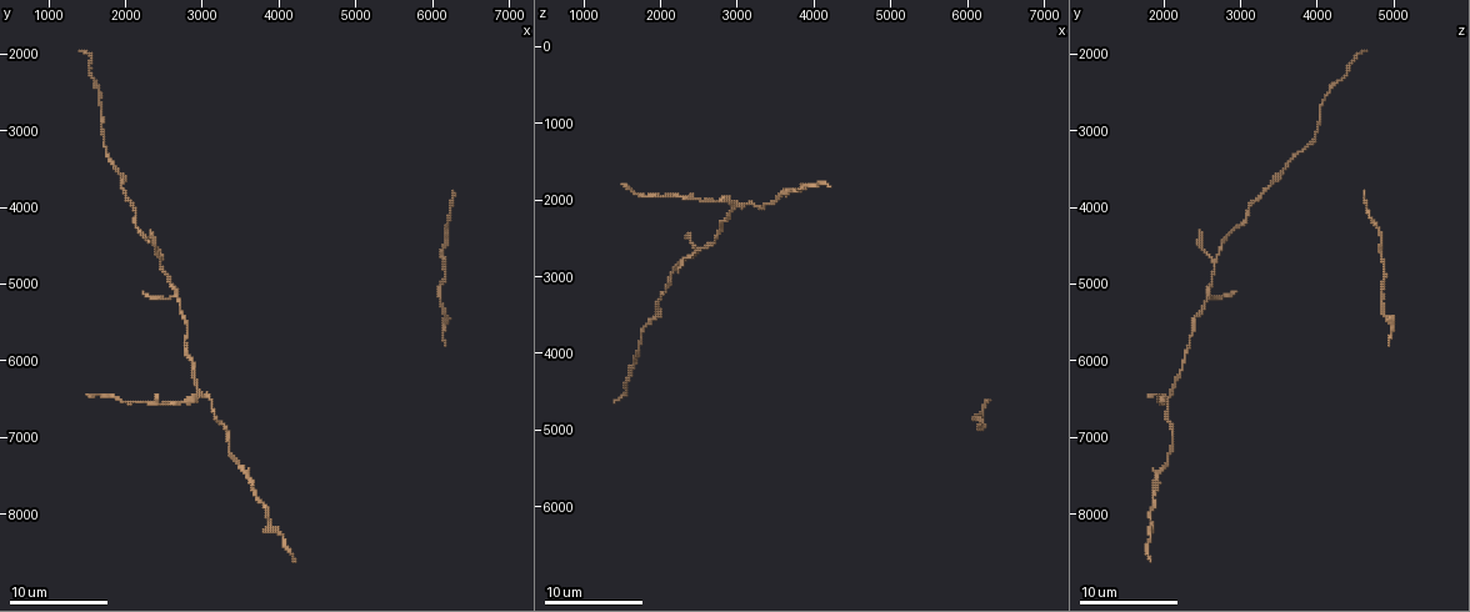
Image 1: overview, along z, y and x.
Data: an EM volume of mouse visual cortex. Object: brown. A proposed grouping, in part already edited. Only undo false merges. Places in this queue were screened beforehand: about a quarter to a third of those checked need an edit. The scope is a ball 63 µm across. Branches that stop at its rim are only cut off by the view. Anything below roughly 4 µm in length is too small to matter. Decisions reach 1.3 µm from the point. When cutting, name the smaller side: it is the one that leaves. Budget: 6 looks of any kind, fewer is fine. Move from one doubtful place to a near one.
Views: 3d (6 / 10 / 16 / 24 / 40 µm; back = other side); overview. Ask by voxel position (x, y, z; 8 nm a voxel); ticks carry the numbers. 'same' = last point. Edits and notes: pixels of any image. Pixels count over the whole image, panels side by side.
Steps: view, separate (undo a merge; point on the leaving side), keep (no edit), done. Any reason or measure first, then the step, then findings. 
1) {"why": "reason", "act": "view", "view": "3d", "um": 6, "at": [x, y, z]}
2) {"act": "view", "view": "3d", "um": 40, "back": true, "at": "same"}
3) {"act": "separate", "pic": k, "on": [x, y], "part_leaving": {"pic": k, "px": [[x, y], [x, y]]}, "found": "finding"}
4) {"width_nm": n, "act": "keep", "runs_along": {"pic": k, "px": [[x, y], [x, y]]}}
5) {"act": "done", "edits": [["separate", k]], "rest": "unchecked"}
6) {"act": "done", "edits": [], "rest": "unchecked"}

{"why": "arms run side by side", "act": "view", "view": "3d", "um": 10, "at": [3550, 7400, 2000]}

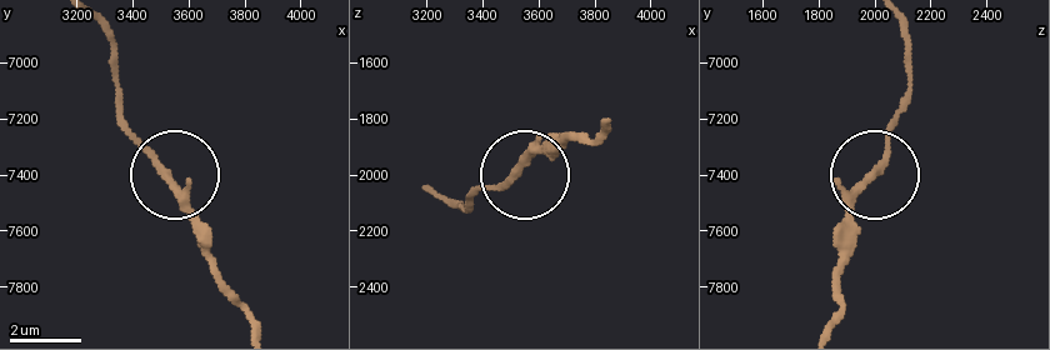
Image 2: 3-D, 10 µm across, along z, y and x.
{"act": "view", "view": "3d", "um": 6, "at": [3530, 7400, 1990]}

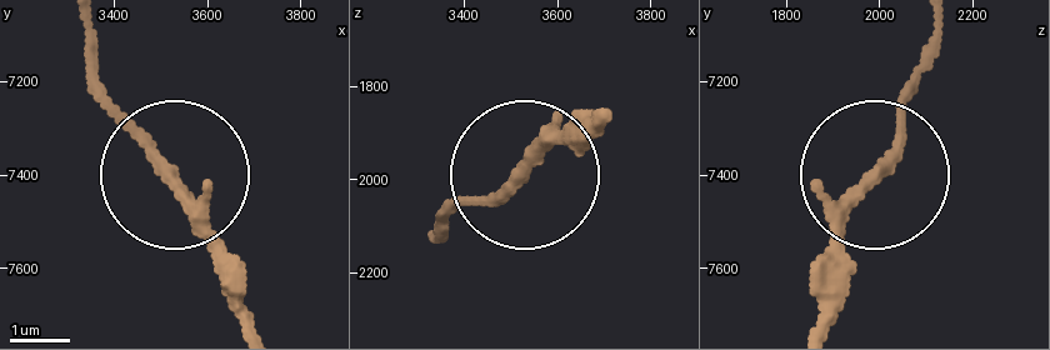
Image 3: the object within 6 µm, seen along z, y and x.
{"arms": 3, "act": "keep", "runs_along": {"pic": 3, "px": [[934, 28], [899, 148], [820, 291]]}, "found": "one cell here"}

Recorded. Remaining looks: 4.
{"why": "side arm on a straight run", "act": "view", "view": "3d", "um": 16, "at": [2650, 5150, 2600]}

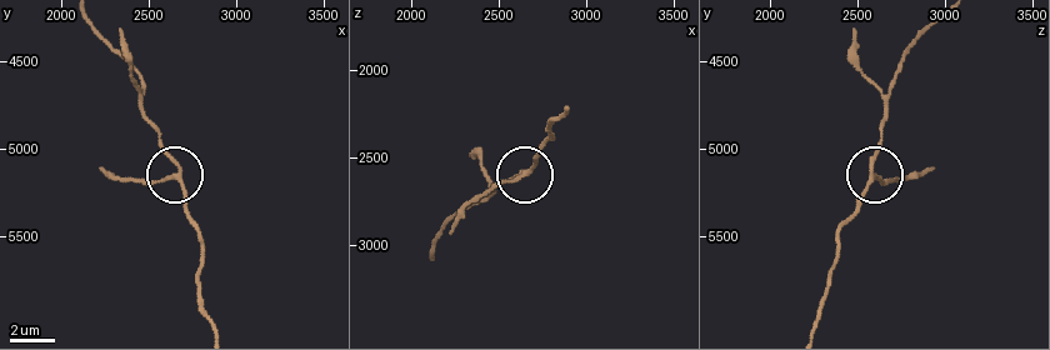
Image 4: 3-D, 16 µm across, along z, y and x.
{"why": "other side", "act": "view", "view": "3d", "um": 16, "back": true, "at": [2700, 5200, 2560]}

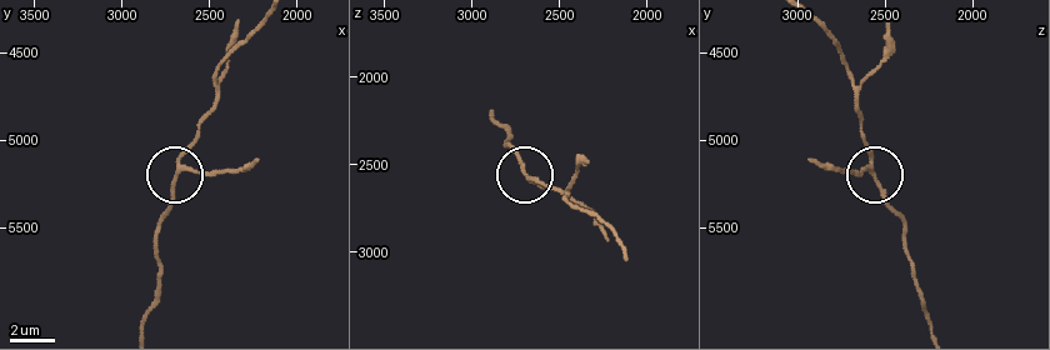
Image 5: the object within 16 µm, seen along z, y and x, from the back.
{"width_nm": 170, "act": "keep", "runs_along": {"pic": 5, "px": [[874, 173], [863, 114]]}, "found": "continuous, no second cell"}

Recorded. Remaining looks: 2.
{"why": "side arm on a straight run", "act": "view", "view": "3d", "um": 10, "at": [3000, 6450, 2100]}

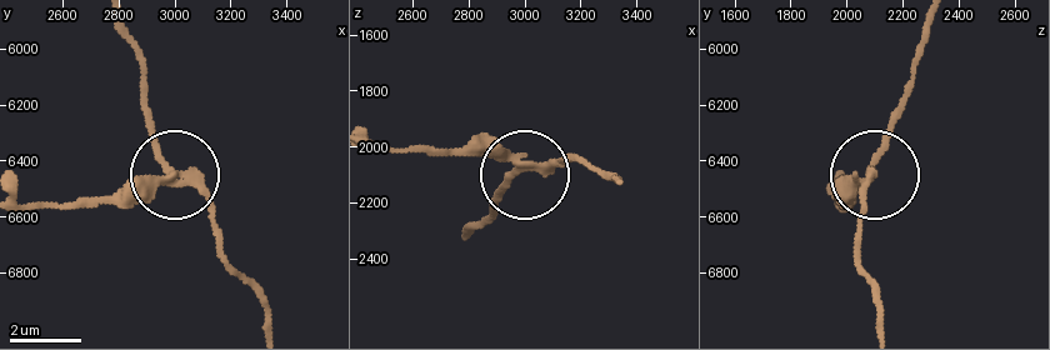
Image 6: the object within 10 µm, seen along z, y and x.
{"width_nm": 220, "act": "separate", "pic": 6, "on": [123, 194], "part_leaving": {"pic": 6, "px": [[171, 183], [23, 209]]}, "found": "two cells meet here"}

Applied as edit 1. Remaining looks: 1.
{"act": "done", "edits": [["separate", 6]], "rest": "unchecked"}

